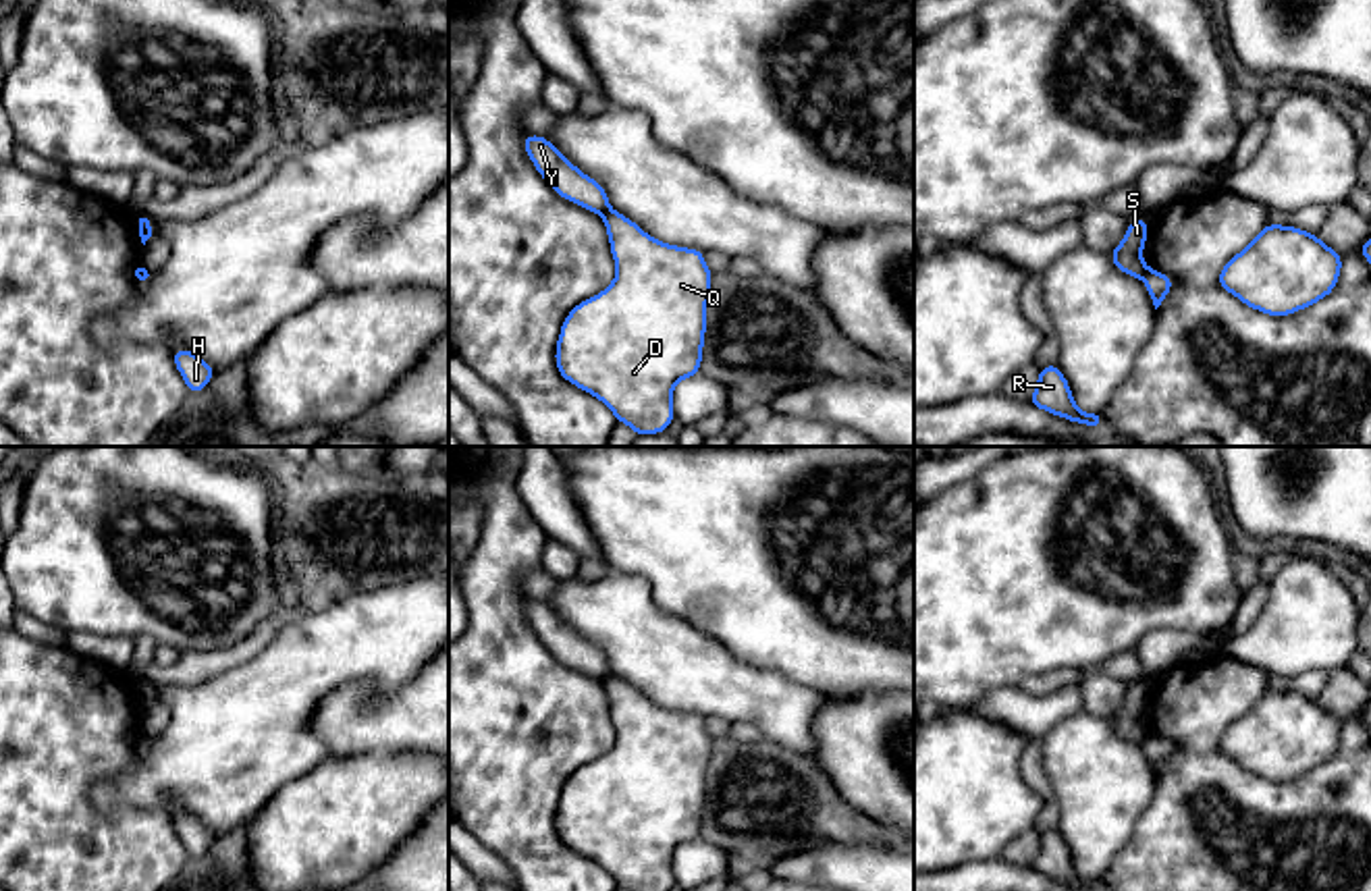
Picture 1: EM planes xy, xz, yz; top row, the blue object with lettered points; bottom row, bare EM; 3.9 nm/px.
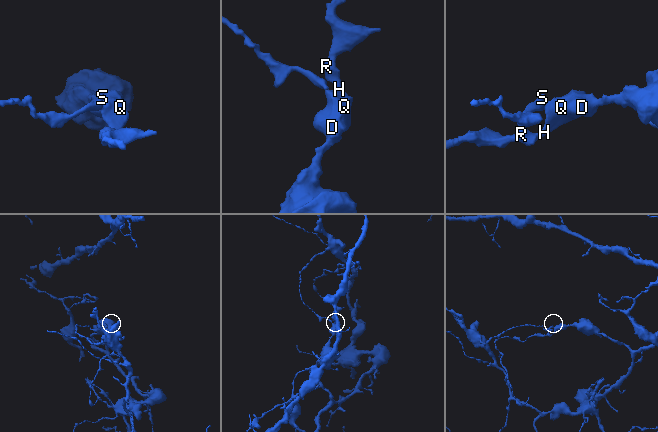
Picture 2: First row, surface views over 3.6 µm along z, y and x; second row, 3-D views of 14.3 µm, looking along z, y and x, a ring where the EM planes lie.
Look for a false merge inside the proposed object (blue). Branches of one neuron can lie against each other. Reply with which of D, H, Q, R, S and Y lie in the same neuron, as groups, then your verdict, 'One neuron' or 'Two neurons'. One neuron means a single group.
Groups: D H Q R / S Y. Two neurons

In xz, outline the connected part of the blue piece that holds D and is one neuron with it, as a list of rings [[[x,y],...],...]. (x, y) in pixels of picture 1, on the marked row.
[[[615,210],[604,212],[602,220],[617,276],[563,320],[555,353],[557,370],[580,390],[600,399],[617,422],[627,424],[638,436],[661,434],[675,420],[673,386],[702,372],[713,272],[700,249],[661,243]]]

